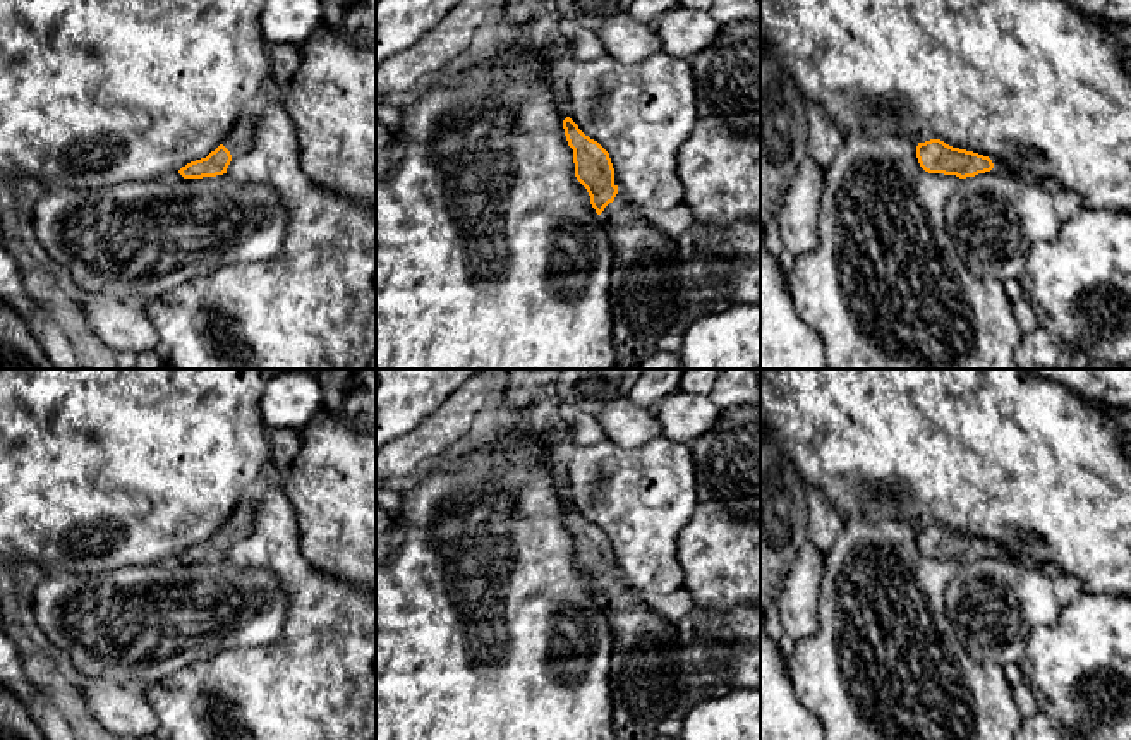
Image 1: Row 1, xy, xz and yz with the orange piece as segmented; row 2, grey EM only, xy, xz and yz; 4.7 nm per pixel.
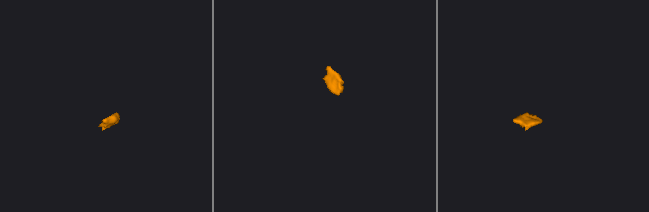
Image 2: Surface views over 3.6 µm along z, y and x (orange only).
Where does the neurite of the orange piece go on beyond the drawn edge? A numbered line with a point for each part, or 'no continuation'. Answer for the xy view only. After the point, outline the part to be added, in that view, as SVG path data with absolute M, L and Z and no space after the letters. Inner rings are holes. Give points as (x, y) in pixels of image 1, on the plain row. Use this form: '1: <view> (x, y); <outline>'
1: xy (239, 524); M249 493L225 522L223 531L230 536L232 544L251 536L254 506L256 498Z

